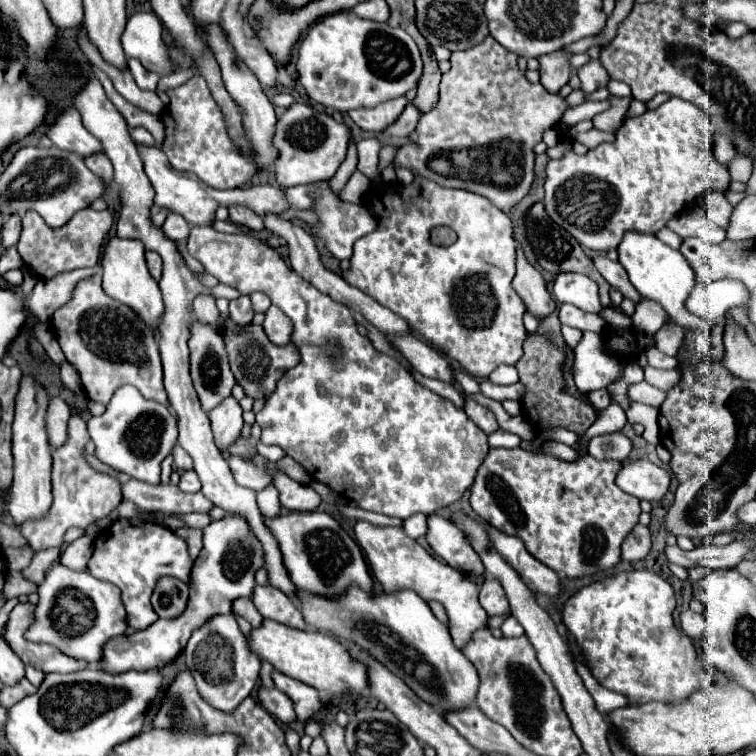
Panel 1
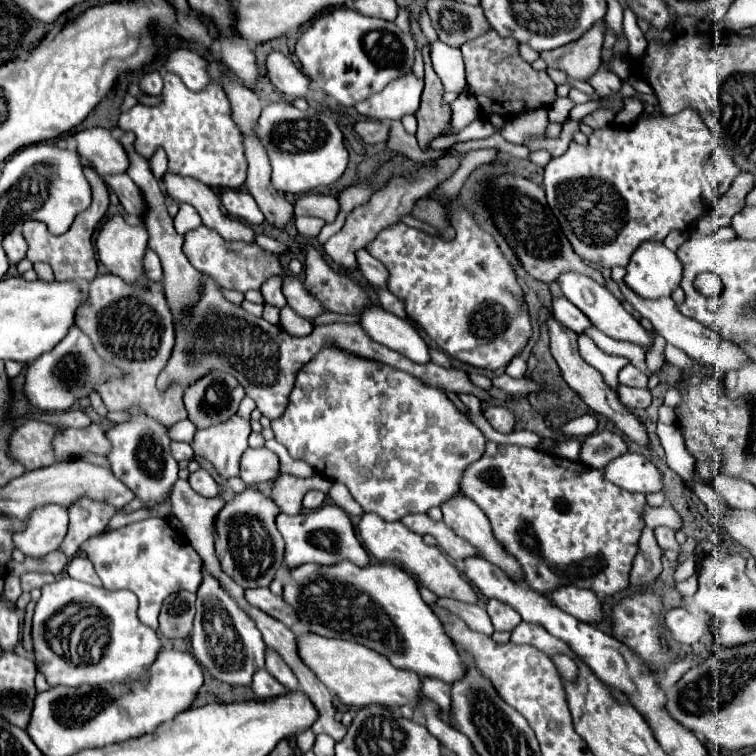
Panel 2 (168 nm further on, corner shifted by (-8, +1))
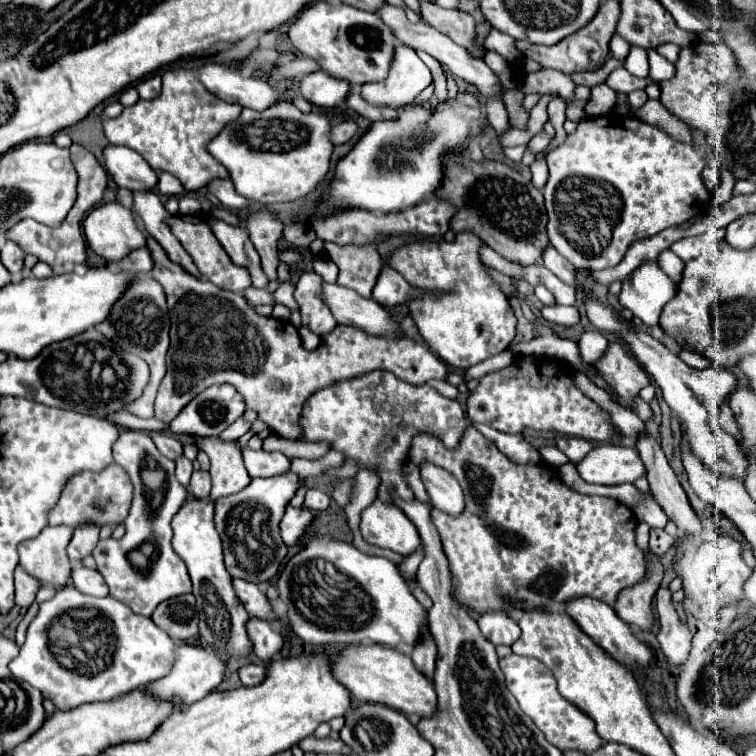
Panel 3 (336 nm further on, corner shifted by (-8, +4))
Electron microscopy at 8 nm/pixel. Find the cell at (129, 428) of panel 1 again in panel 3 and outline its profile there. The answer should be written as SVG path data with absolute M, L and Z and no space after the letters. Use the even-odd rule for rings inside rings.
M123 431L113 445L113 461L119 463L133 483L133 505L125 519L127 533L121 539L101 539L93 549L97 571L109 585L109 595L123 601L135 613L151 617L155 607L171 597L191 591L187 565L171 547L171 519L183 505L187 489L175 479L175 461L163 457L147 433ZM145 457L157 463L157 469L145 465Z

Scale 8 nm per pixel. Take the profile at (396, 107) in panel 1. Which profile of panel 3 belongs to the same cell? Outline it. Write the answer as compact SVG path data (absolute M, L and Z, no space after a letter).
M399 45L391 63L389 77L381 83L361 85L361 97L371 105L393 107L403 111L425 87L431 85L431 73L417 57L415 49Z

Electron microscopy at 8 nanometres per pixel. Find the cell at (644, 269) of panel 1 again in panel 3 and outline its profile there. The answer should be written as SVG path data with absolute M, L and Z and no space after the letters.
M643 261L623 281L619 303L631 309L647 327L655 327L663 305L677 293L675 283L661 271L657 261Z

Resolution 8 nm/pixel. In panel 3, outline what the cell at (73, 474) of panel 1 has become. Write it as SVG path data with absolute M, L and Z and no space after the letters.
M81 525L79 529L75 529L71 543L67 547L69 559L73 563L79 563L79 559L83 559L85 555L91 555L97 541L99 541L99 525Z

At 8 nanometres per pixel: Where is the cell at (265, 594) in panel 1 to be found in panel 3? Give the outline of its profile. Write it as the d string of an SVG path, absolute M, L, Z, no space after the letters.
M233 579L233 587L237 591L239 601L243 603L243 607L247 609L247 613L251 617L259 617L259 619L265 619L265 621L277 621L277 615L275 615L271 603L269 603L265 591L257 583Z

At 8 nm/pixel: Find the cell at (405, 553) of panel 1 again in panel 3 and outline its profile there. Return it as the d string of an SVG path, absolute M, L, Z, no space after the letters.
M377 499L361 513L361 535L367 543L391 549L403 557L421 545L419 533L405 513L397 505Z

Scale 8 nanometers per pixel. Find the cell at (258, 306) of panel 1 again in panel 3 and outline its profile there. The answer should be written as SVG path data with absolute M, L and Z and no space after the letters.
M259 211L247 217L245 223L249 237L255 245L255 249L261 255L261 269L267 275L269 281L279 281L277 277L277 265L279 265L279 249L277 239L283 233L281 221L271 211Z

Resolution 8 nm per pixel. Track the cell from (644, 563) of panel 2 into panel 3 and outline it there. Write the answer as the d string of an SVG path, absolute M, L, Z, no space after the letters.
M653 553L647 555L645 563L647 563L647 577L643 577L635 585L623 589L623 593L619 593L619 599L613 607L615 613L623 621L637 625L641 629L649 629L653 625L651 601L663 579L663 565L657 555L653 555Z

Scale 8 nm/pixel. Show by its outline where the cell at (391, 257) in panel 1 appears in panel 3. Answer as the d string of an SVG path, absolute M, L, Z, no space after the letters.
M457 233L453 241L409 241L389 255L389 265L397 269L411 287L423 291L419 299L407 301L409 315L425 343L451 367L467 369L477 365L505 351L515 337L517 319L509 299L479 259L483 245L485 243L473 233Z

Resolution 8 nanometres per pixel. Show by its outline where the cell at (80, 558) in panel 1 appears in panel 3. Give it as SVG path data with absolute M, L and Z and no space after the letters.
M75 567L73 573L71 573L71 579L73 579L73 585L81 593L87 593L87 595L93 595L93 597L105 597L105 595L109 595L107 583L103 581L101 573L97 573L97 569Z

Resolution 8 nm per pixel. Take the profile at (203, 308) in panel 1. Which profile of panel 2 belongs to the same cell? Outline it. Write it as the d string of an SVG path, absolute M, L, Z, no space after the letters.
M203 278L203 292L199 300L191 306L187 316L175 324L175 346L173 346L173 352L171 352L171 358L165 370L157 378L157 388L161 392L167 390L171 384L179 384L187 388L213 370L229 372L245 388L245 394L255 400L261 414L271 420L277 420L283 416L289 404L289 394L295 386L295 378L299 370L307 362L311 362L319 354L319 350L327 344L335 344L337 348L343 348L343 352L349 352L353 356L359 356L365 360L377 360L381 364L403 370L411 376L417 376L427 386L433 386L445 392L455 392L455 394L461 394L461 392L475 394L481 400L489 398L485 390L469 382L463 370L443 368L433 362L415 364L407 360L405 356L399 356L399 352L391 352L389 348L383 348L381 344L367 340L359 324L333 322L327 326L315 326L309 336L303 336L303 338L291 336L285 330L279 330L279 326L273 326L263 318L255 318L253 314L245 312L241 306L231 304L223 296L221 288L215 284L215 280L211 278Z

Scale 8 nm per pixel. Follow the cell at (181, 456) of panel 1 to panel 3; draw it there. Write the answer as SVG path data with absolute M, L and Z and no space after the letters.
M157 433L157 435L153 435L153 441L155 441L157 449L169 459L177 459L183 455L183 443L173 435L159 435Z

